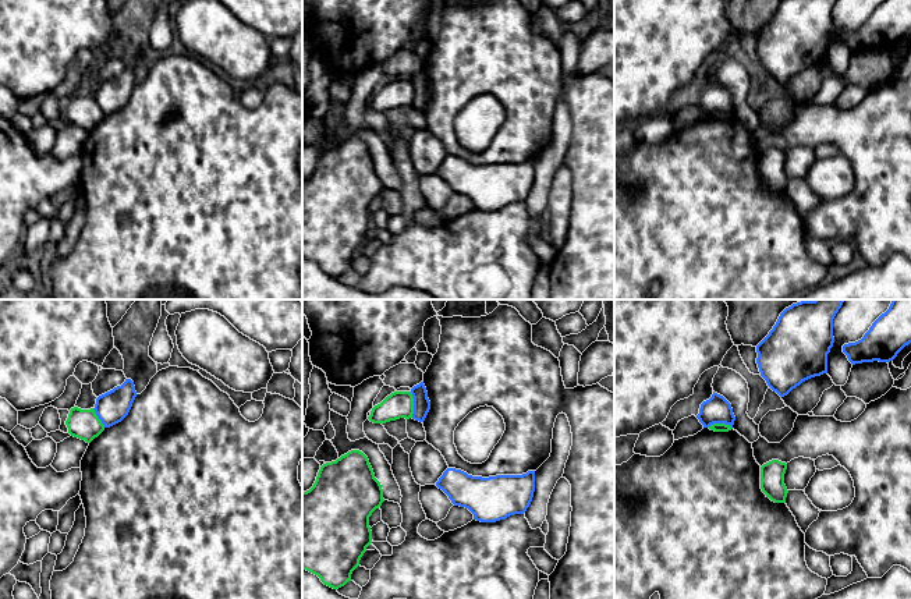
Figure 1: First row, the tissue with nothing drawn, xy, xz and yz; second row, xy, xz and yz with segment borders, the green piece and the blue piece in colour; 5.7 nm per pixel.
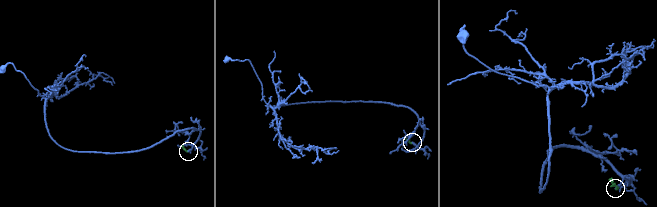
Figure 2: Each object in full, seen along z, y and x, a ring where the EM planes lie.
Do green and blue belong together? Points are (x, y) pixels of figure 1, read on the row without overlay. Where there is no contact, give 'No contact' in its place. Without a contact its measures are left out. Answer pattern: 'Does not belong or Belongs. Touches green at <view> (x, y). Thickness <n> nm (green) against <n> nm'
Does not belong. Touches green at xz (413, 92). Thickness 160 nm (green) against 100 nm

